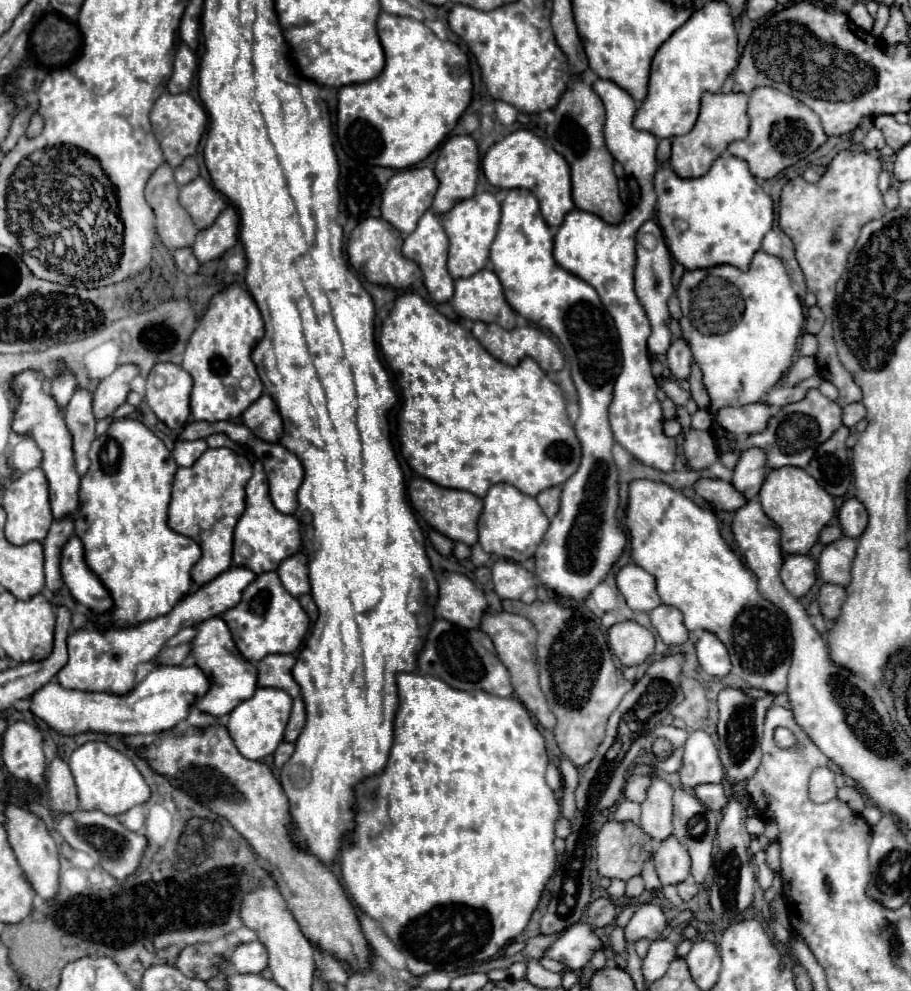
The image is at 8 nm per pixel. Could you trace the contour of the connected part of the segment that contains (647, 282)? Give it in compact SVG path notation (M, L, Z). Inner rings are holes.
M648 220L642 224L642 228L638 230L638 244L636 244L636 270L634 270L634 280L636 280L636 296L650 320L652 326L652 334L648 338L648 348L654 354L666 354L670 344L672 344L672 336L668 330L668 322L670 322L670 314L668 314L668 298L674 292L674 284L672 284L672 256L670 250L664 242L662 230L658 228L658 224L654 220ZM646 234L652 234L656 238L656 244L652 248L646 248L642 244L642 238Z

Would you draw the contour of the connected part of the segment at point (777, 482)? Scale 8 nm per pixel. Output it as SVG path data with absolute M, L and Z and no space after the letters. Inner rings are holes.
M784 466L768 472L768 478L760 490L760 504L768 518L772 518L782 532L782 550L786 554L808 554L816 544L820 530L832 520L836 508L834 498L804 470Z

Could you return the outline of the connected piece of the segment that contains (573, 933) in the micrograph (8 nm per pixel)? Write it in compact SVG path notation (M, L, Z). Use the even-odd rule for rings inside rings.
M578 922L568 930L564 930L560 938L550 946L548 958L566 964L566 968L570 970L582 970L590 962L594 952L602 948L604 944L594 934L592 926L588 926L586 922Z

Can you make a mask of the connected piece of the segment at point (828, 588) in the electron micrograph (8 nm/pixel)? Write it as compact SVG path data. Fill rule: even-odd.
M824 584L818 592L818 602L820 602L820 608L822 608L822 616L828 618L828 620L838 618L840 608L844 604L844 598L846 598L846 590L842 586Z

